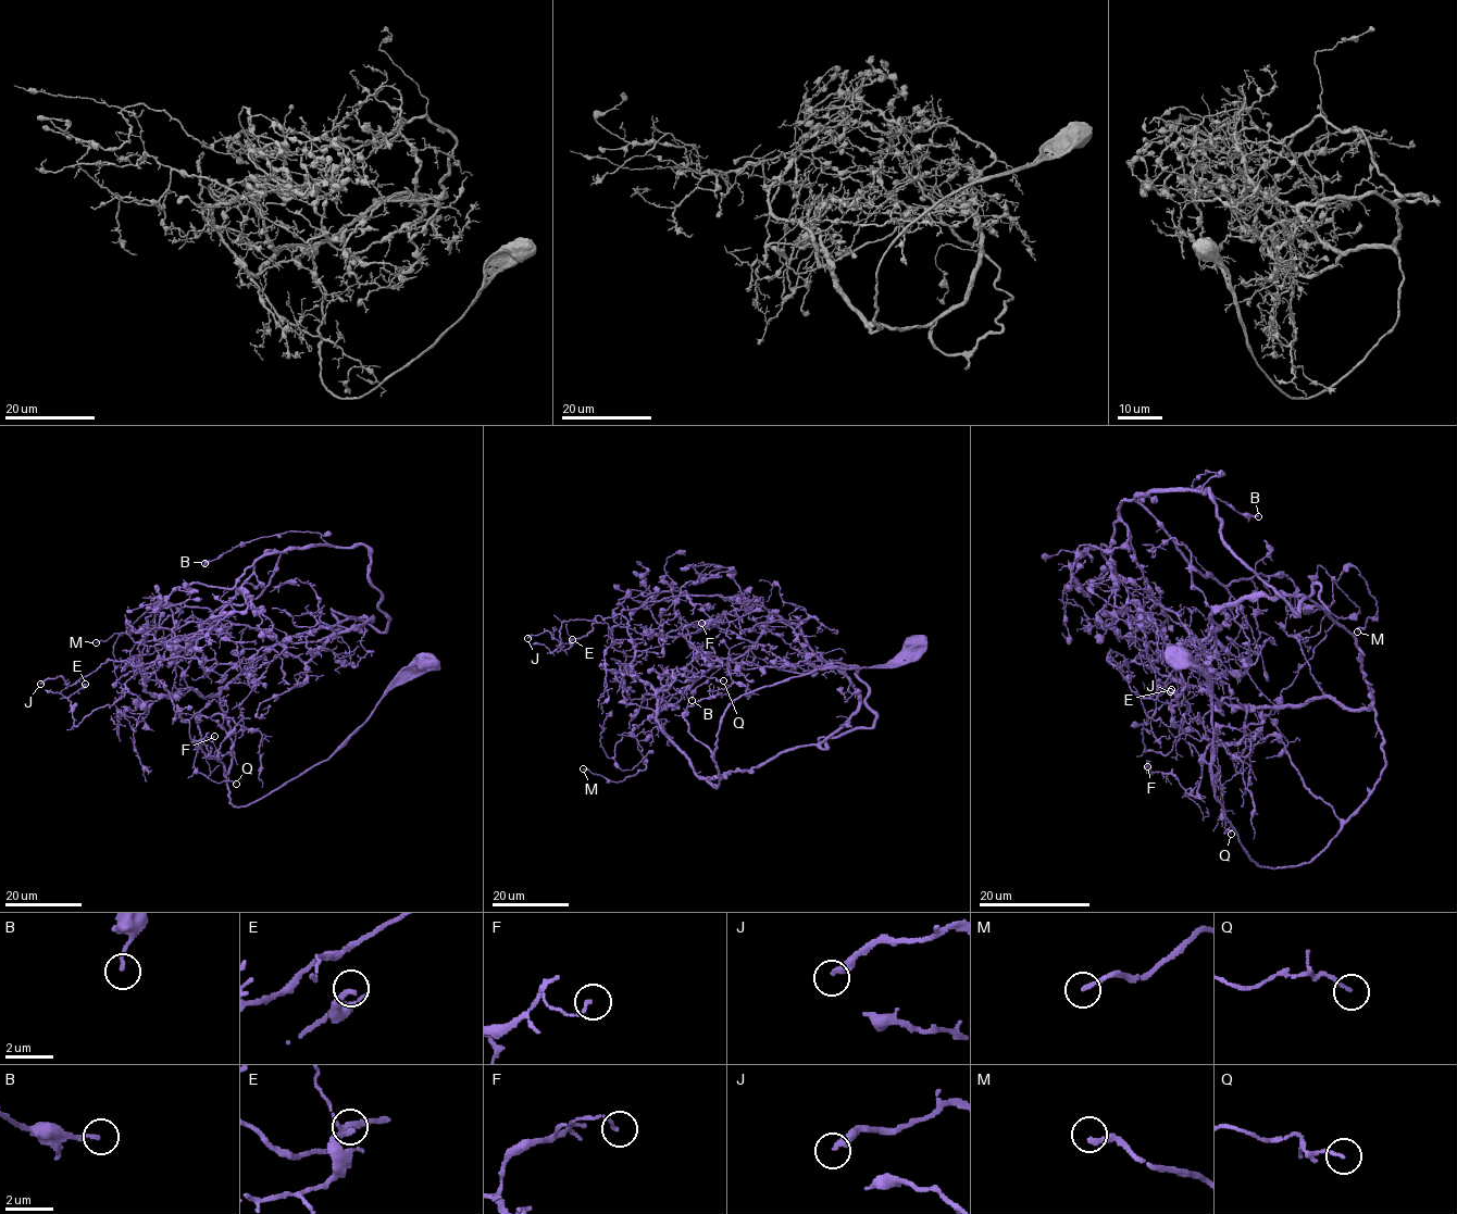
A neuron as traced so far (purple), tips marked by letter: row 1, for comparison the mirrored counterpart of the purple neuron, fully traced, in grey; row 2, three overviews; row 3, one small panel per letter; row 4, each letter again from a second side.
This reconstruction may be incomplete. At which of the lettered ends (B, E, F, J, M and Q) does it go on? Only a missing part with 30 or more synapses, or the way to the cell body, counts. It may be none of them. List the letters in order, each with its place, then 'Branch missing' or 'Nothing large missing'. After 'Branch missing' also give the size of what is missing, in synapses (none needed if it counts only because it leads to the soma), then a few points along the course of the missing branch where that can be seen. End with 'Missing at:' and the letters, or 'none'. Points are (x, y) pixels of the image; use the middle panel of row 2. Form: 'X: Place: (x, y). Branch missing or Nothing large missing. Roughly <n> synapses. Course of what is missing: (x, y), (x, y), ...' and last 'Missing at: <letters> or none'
B: Place: (692, 700). Nothing large missing
E: Place: (572, 639). Nothing large missing
F: Place: (701, 623). Nothing large missing
J: Place: (527, 638). Nothing large missing
M: Place: (583, 768). Branch missing. Roughly 40 synapses. Course of what is missing: (583, 768), (567, 762), (546, 734), (532, 728), (521, 720)
Q: Place: (723, 680). Nothing large missing
Missing at: M

